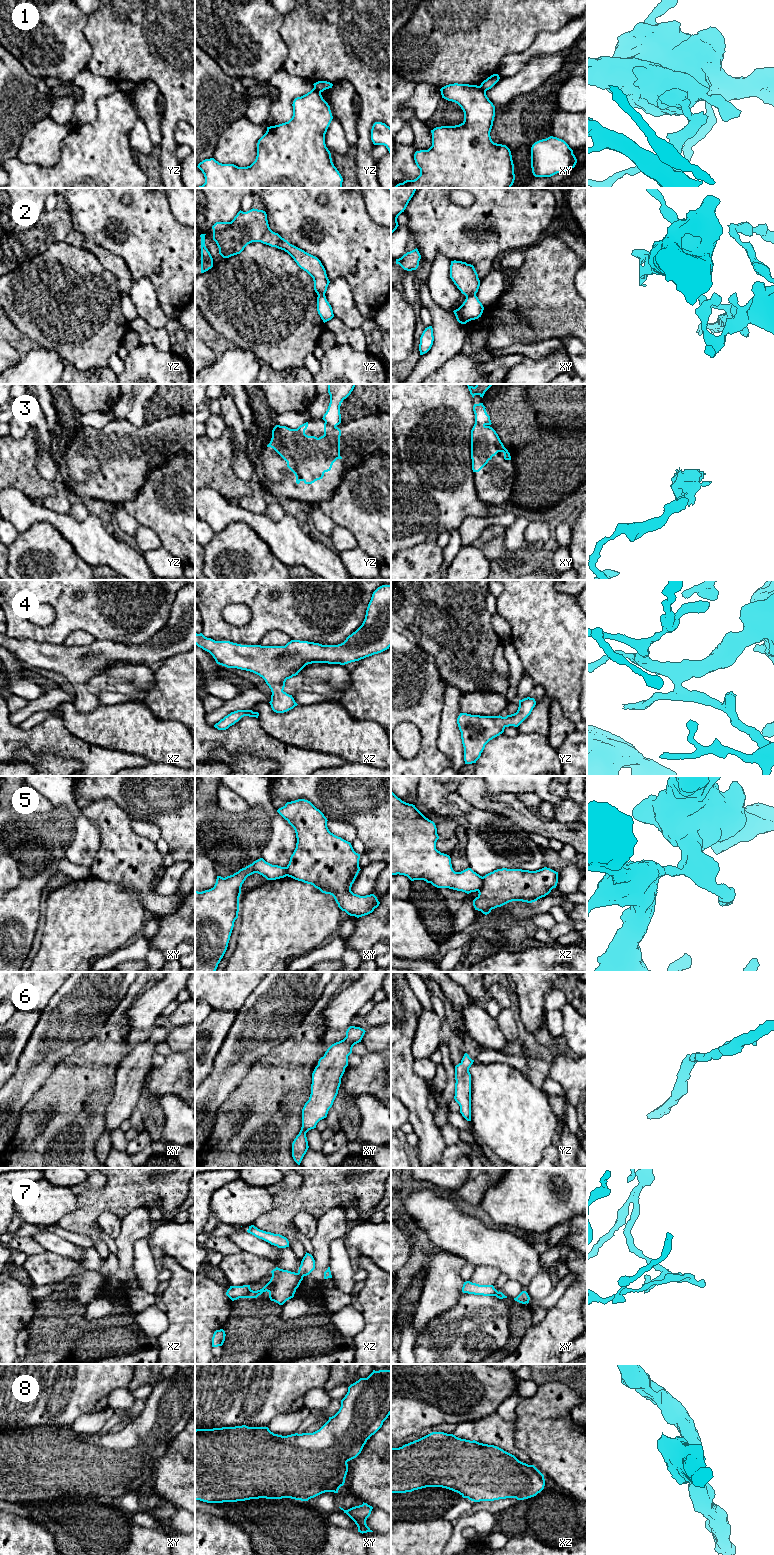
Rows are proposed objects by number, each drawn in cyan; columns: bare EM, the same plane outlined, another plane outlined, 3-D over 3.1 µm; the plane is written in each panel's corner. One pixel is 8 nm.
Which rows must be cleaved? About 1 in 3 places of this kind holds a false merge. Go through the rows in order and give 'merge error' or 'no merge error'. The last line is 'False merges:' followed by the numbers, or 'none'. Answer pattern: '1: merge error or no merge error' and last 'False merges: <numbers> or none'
1: merge error
2: merge error
3: merge error
4: no merge error
5: merge error
6: no merge error
7: merge error
8: no merge error
False merges: 1, 2, 3, 5, 7

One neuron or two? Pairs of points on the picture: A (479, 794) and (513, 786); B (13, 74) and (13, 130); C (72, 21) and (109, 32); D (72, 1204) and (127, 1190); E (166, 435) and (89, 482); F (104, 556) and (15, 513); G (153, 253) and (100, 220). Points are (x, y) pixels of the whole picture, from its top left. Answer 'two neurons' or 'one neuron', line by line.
A: two neurons
B: one neuron
C: two neurons
D: two neurons
E: one neuron
F: one neuron
G: one neuron

